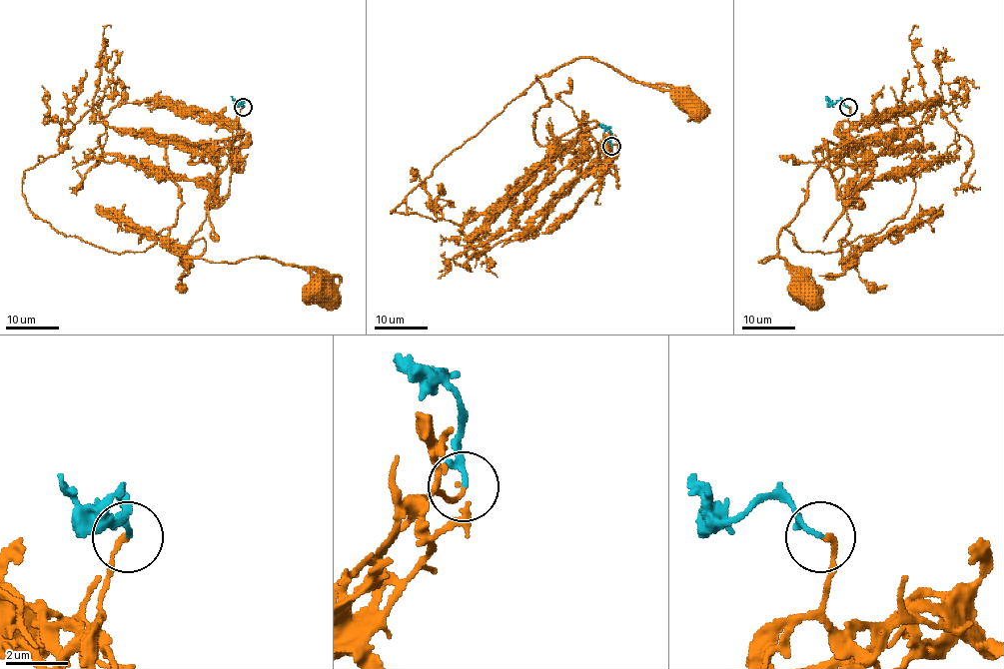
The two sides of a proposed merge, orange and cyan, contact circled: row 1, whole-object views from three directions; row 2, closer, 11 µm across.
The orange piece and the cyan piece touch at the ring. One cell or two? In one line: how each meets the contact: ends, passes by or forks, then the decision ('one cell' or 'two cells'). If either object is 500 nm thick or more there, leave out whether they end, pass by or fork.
orange ends there; cyan ends there; one cell

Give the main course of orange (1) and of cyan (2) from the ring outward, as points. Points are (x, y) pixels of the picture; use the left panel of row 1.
1: (243, 107), (226, 199), (214, 193), (215, 142), (167, 141), (182, 202), (169, 249), (298, 265), (317, 290)
2: (243, 107), (243, 100), (241, 104), (231, 96)

